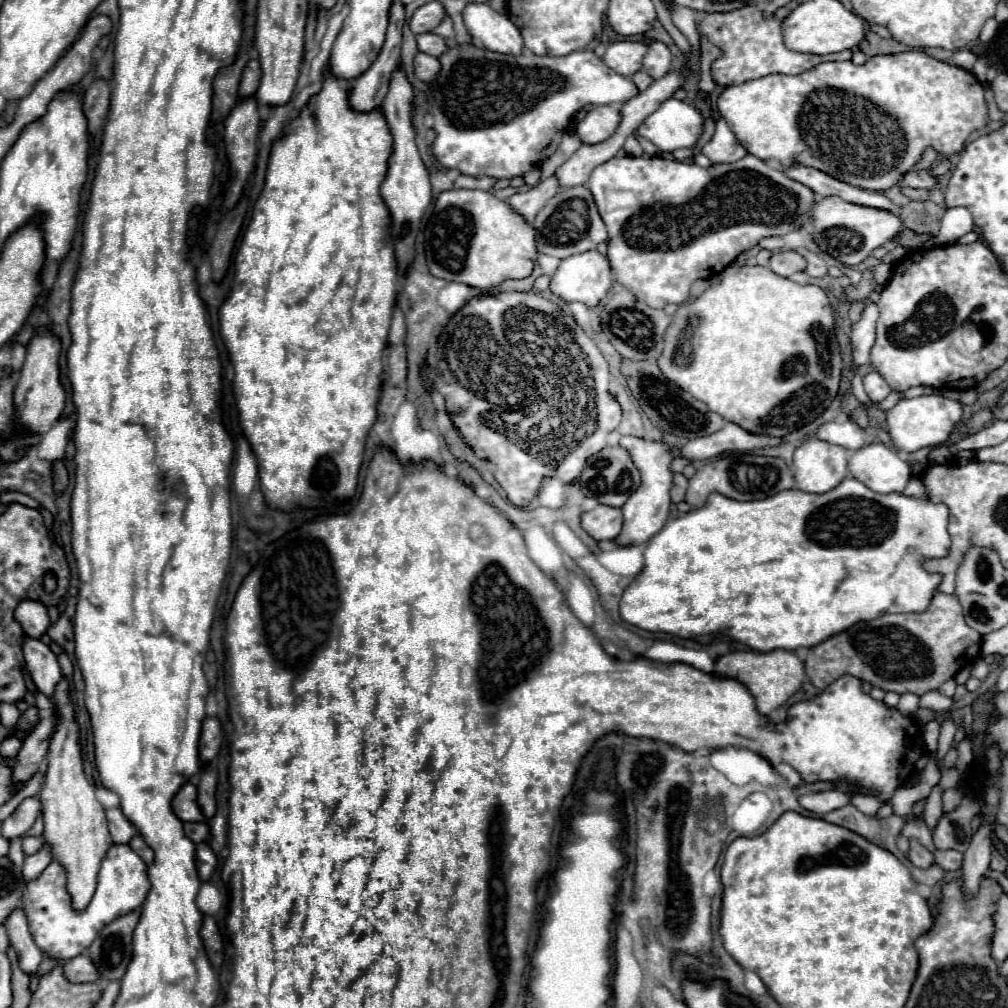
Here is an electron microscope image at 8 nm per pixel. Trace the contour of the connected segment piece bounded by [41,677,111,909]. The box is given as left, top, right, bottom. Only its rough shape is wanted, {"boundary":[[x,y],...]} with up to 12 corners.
{"boundary":[[69,679],[41,789],[45,841],[67,871],[75,909],[95,893],[111,845],[83,771]]}

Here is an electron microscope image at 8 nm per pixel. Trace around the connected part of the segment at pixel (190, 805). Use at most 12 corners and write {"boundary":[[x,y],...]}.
{"boundary":[[185,783],[175,795],[173,811],[181,821],[205,821],[197,789]]}

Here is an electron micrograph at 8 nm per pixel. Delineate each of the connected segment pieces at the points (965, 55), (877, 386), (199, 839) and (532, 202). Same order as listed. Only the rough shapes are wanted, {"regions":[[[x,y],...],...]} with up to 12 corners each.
{"regions":[[[955,51],[951,65],[971,71],[975,57],[971,51]],[[875,373],[863,377],[865,393],[871,401],[883,401],[891,387]],[[185,823],[185,833],[195,843],[211,841],[207,823]],[[555,177],[539,181],[507,203],[527,223],[559,191]]]}

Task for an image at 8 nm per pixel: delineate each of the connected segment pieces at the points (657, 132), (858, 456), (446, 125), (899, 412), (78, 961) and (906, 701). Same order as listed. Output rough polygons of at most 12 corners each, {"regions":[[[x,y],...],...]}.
{"regions":[[[667,99],[637,135],[673,153],[693,147],[701,113]],[[883,443],[853,451],[849,471],[877,493],[903,493],[909,463]],[[449,47],[443,167],[523,177],[585,105],[639,93],[589,49]],[[943,395],[901,399],[885,425],[895,449],[947,443],[961,403]],[[77,955],[63,963],[71,983],[97,981],[89,957]],[[905,693],[897,707],[905,717],[919,709],[919,697]]]}

